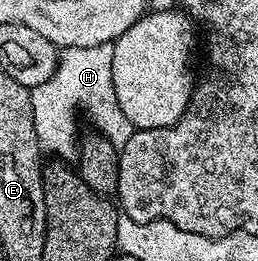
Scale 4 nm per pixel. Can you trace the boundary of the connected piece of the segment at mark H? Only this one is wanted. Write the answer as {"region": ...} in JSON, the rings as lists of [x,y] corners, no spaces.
{"region":[[[113,43],[98,44],[91,48],[70,48],[59,53],[57,68],[48,80],[31,89],[32,114],[35,120],[36,136],[39,137],[41,149],[48,155],[58,160],[70,160],[79,153],[80,137],[78,138],[78,110],[84,108],[84,114],[90,118],[97,133],[113,144],[121,148],[128,144],[128,140],[134,134],[134,126],[124,115],[116,99],[115,85],[112,81],[112,59],[115,52]]]}

